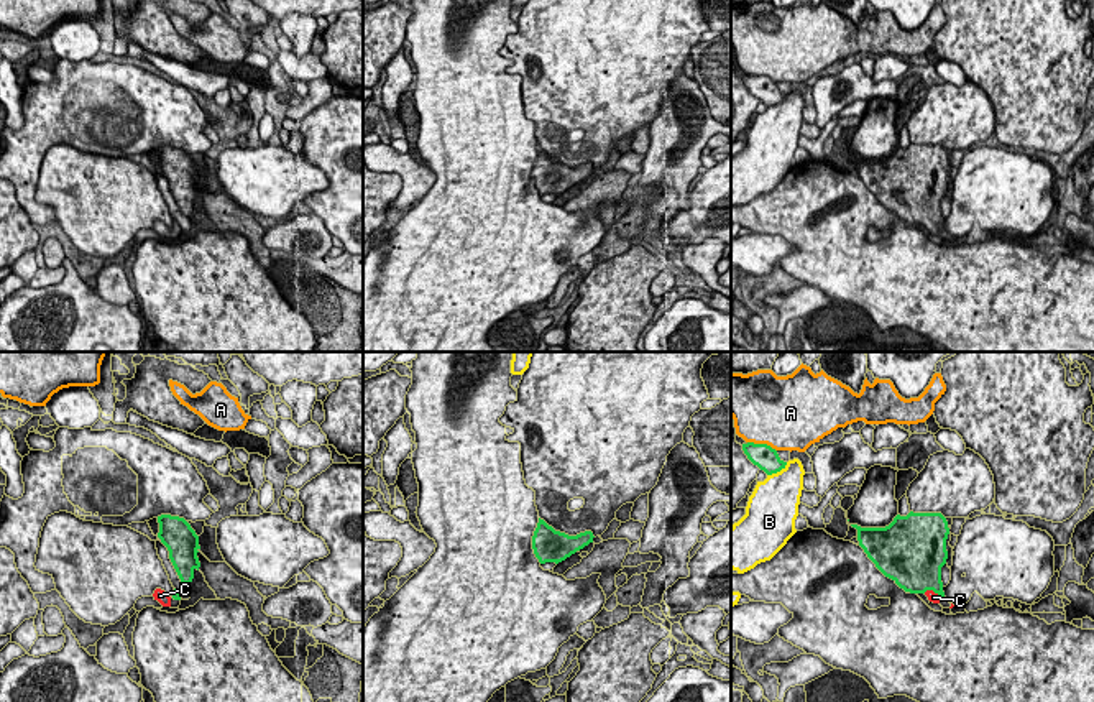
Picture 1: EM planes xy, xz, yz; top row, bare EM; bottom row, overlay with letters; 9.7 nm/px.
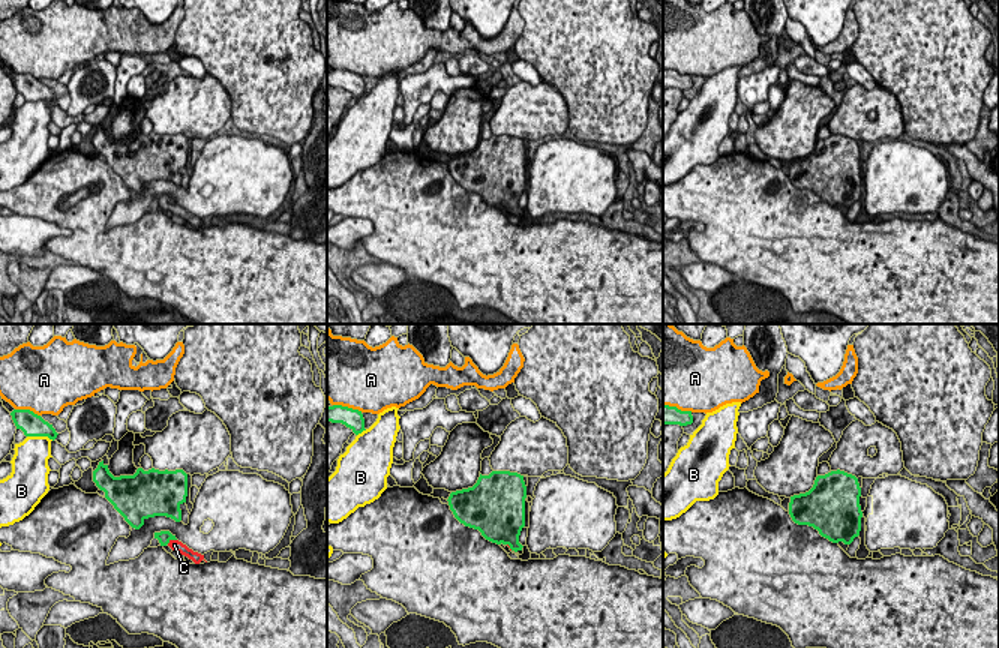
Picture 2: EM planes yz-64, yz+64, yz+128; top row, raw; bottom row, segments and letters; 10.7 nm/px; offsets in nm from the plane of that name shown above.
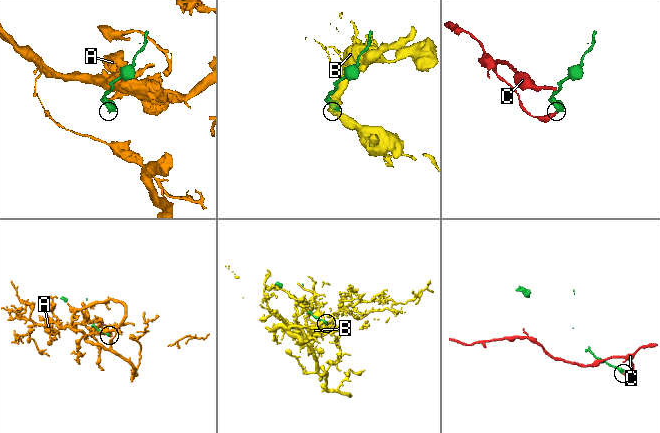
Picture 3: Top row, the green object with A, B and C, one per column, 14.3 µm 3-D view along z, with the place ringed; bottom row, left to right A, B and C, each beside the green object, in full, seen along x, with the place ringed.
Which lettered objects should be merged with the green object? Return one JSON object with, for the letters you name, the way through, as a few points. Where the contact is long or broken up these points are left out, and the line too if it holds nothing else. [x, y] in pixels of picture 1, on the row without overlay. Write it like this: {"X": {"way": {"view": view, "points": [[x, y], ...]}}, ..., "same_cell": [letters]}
{"C": {"way": {"view": "yz", "points": [[917, 203], [933, 222], [933, 229]]}}, "same_cell": ["C"]}

